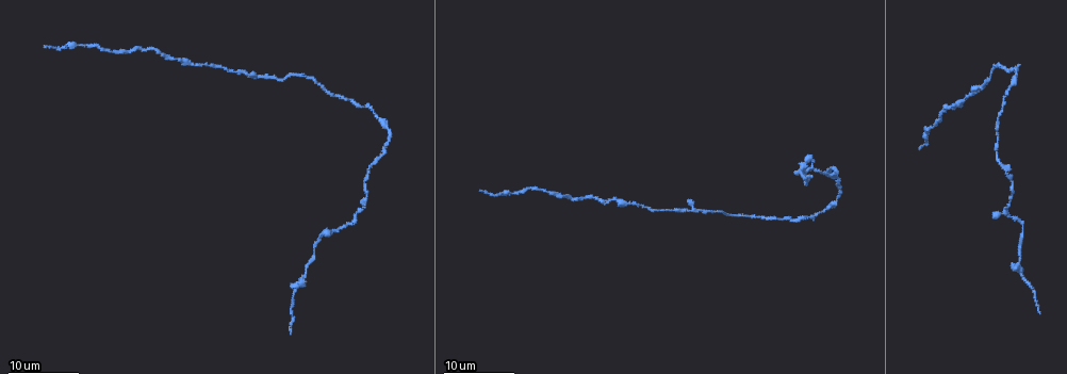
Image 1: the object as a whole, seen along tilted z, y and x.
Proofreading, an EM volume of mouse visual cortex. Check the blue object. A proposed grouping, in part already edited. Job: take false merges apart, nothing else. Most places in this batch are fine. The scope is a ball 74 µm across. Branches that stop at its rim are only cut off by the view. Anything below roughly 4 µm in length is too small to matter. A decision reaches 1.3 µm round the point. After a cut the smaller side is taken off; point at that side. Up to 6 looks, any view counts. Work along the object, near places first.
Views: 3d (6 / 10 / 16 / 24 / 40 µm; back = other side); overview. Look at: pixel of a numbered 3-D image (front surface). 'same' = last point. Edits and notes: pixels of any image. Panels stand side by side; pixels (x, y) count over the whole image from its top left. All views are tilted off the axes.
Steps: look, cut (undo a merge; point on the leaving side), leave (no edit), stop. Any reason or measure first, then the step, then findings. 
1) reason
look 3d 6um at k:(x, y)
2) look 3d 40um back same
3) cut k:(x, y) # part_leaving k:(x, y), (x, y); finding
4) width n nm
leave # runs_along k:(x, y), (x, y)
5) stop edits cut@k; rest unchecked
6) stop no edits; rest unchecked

thick turns thin
look 3d 16um at 1:(1020, 258)

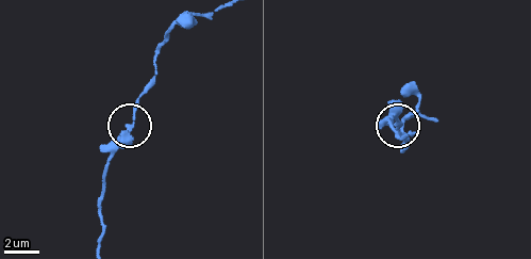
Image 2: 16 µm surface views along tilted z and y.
zoom in
look 3d 6um at 2:(398, 123)

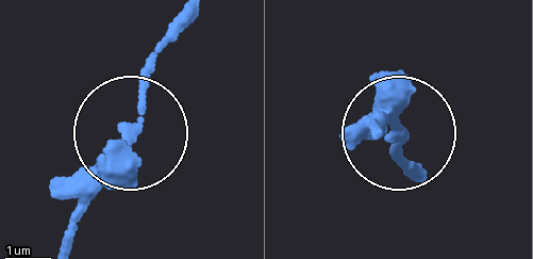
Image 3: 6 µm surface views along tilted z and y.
width 250 nm
leave # runs_along 3:(423, 176), (400, 158), (395, 118), (373, 123); all the same neuron

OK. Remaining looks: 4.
thick turns thin
look 3d 24um at 1:(998, 162)

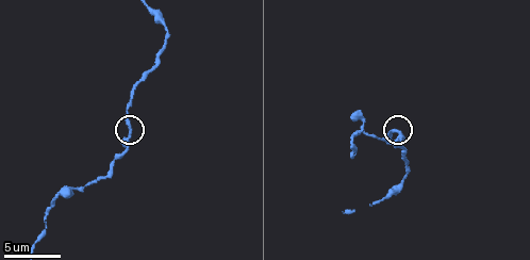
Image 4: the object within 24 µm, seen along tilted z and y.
closer look
look 3d 10um at 4:(129, 132)

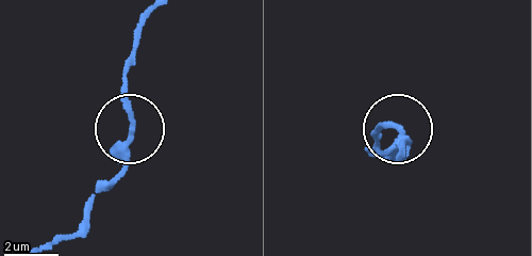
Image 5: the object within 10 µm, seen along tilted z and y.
width 200 nm
leave # runs_along 5:(152, 13), (121, 83), (131, 142), (126, 166), (110, 189); continuous, no second neuron

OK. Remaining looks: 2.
three arms meet
look 3d 24um at 1:(688, 210)

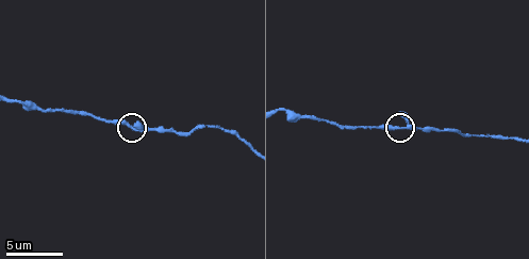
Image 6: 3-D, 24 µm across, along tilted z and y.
look 3d 10um at 6:(402, 129)

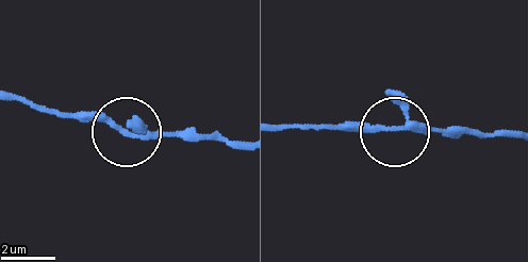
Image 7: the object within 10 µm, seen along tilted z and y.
leave # runs_along 7:(506, 133), (413, 125), (392, 131), (326, 128); all the same neuron

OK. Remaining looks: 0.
stop no edits; rest unchecked

